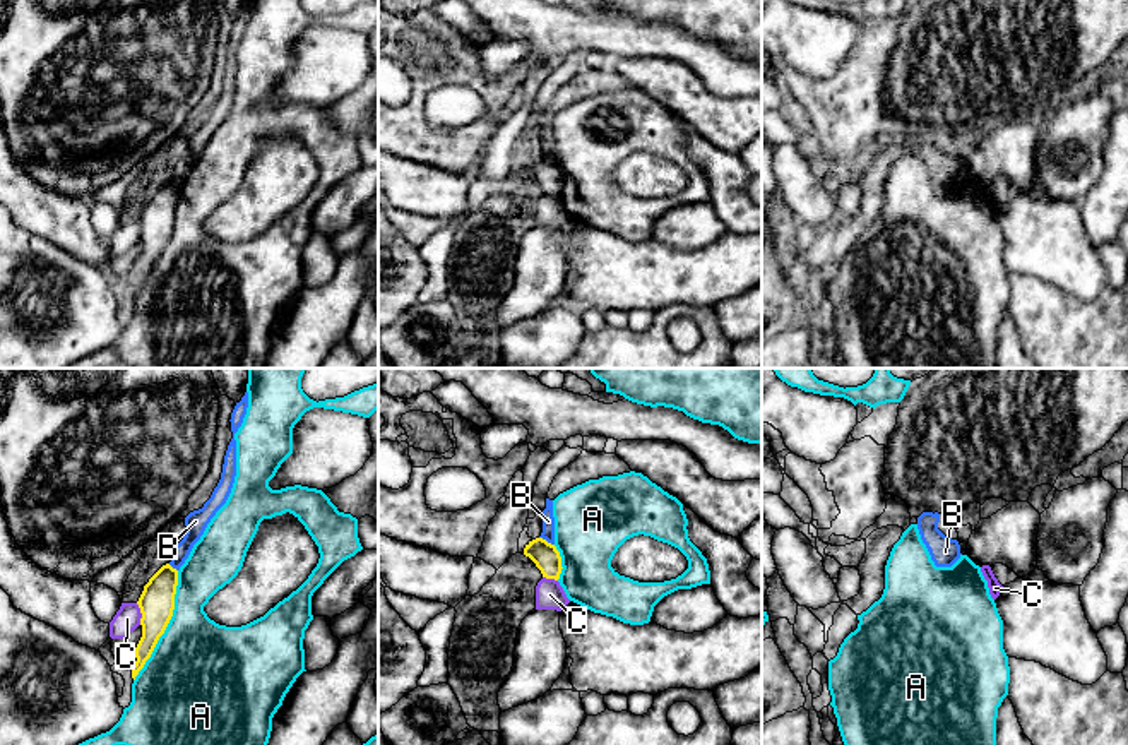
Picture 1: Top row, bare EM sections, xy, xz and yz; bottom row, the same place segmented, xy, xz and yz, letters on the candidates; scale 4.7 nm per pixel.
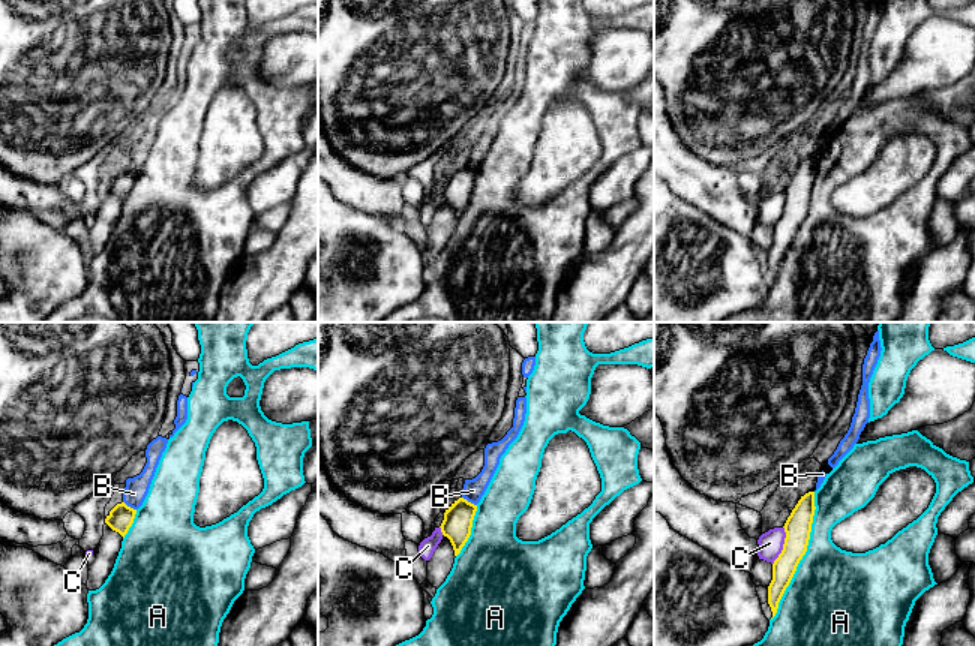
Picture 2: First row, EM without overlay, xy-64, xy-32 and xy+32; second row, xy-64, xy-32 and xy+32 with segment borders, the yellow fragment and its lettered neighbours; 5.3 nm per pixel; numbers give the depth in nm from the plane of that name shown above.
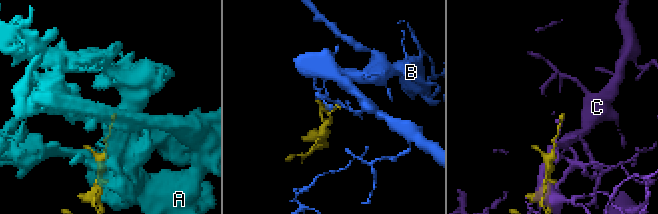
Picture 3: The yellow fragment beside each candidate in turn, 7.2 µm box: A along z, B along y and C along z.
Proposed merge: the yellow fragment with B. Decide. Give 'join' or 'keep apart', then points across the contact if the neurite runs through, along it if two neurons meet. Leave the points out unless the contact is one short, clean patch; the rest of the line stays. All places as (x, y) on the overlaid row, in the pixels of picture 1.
keep apart | along xz (540, 536), (553, 545)

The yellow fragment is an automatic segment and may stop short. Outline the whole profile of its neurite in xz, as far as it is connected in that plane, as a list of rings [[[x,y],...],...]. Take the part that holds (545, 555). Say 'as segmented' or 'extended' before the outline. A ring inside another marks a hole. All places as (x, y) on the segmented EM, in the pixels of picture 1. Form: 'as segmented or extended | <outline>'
as segmented | [[[543,538],[529,541],[524,548],[524,555],[529,557],[546,579],[560,579],[561,557],[555,545]]]

